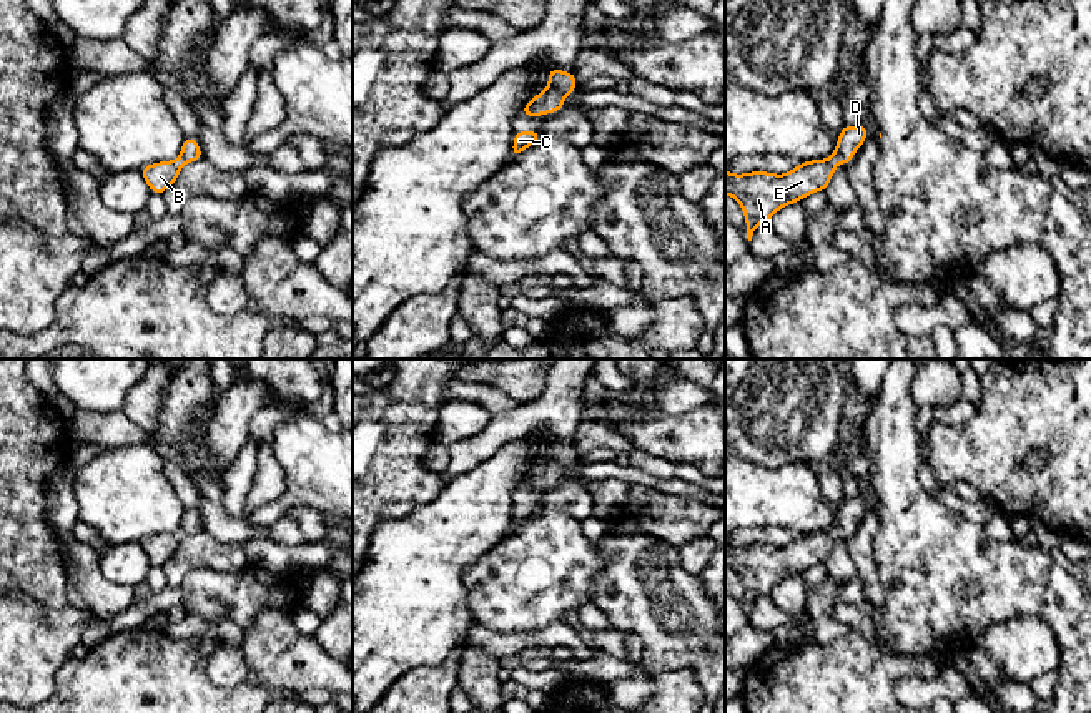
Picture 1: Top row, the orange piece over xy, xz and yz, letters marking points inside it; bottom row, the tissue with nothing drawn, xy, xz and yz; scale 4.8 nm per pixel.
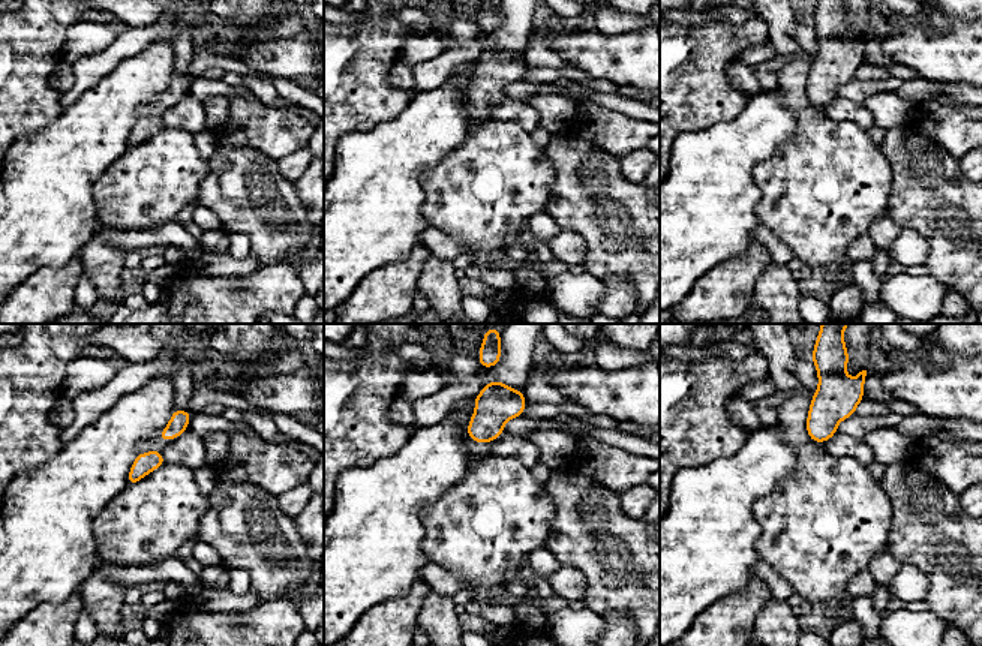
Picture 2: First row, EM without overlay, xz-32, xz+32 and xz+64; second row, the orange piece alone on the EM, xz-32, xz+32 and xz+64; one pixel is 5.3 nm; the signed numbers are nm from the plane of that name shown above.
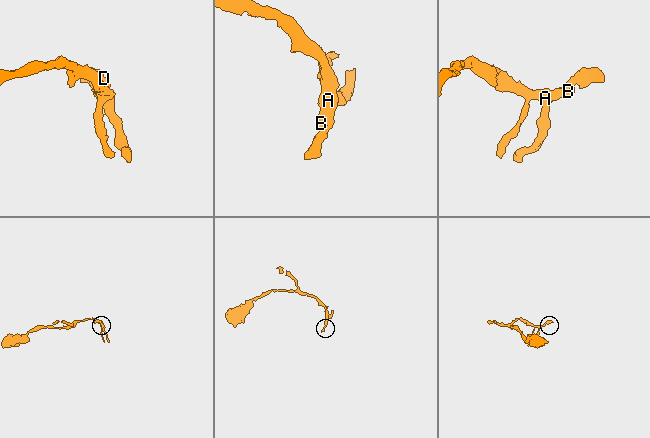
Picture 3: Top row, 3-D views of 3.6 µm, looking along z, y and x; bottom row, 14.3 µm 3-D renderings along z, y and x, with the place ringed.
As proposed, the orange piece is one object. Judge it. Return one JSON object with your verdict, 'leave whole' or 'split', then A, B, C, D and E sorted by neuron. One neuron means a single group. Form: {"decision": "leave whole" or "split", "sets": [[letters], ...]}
{"decision": "leave whole", "sets": [["A", "B", "C", "D", "E"]]}

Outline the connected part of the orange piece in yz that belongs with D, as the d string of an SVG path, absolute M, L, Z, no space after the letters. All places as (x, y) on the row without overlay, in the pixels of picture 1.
M865 497L843 499L837 520L828 532L800 535L787 547L767 543L732 547L725 542L725 567L740 575L747 593L748 613L752 613L758 597L770 595L775 583L802 573L813 563L825 563L835 538L838 535L848 537L866 509L868 502Z

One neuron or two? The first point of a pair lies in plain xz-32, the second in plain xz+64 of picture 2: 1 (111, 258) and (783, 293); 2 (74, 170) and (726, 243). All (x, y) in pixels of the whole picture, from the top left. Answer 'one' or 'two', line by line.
1: one
2: one

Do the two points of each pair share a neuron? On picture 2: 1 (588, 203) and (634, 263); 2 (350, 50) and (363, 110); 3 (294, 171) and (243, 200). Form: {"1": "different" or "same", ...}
{"1": "same", "2": "same", "3": "different"}

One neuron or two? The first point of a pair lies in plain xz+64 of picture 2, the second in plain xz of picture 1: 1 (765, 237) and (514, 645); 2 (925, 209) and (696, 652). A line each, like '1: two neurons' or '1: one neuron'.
1: one neuron
2: one neuron

